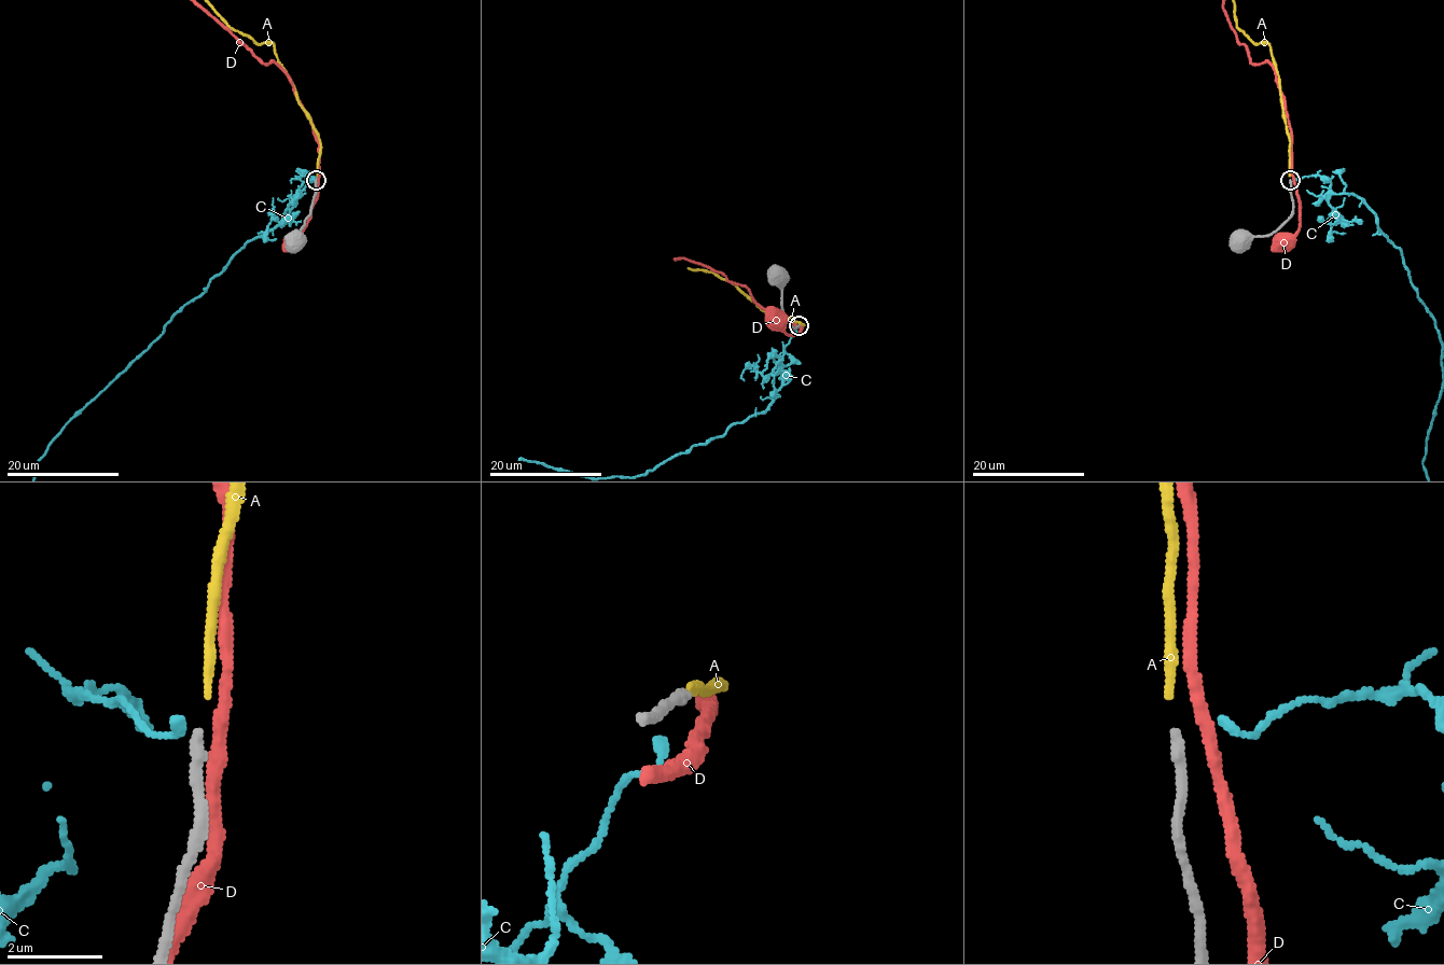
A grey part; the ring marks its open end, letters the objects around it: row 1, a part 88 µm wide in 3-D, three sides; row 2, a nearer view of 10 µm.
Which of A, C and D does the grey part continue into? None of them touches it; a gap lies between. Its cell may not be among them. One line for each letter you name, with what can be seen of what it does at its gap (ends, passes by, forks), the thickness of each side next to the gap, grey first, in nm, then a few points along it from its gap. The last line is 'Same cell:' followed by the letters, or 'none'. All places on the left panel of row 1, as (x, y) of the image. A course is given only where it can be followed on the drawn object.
A: it ends; calibres 220 and 180 nm
Same cell: A

